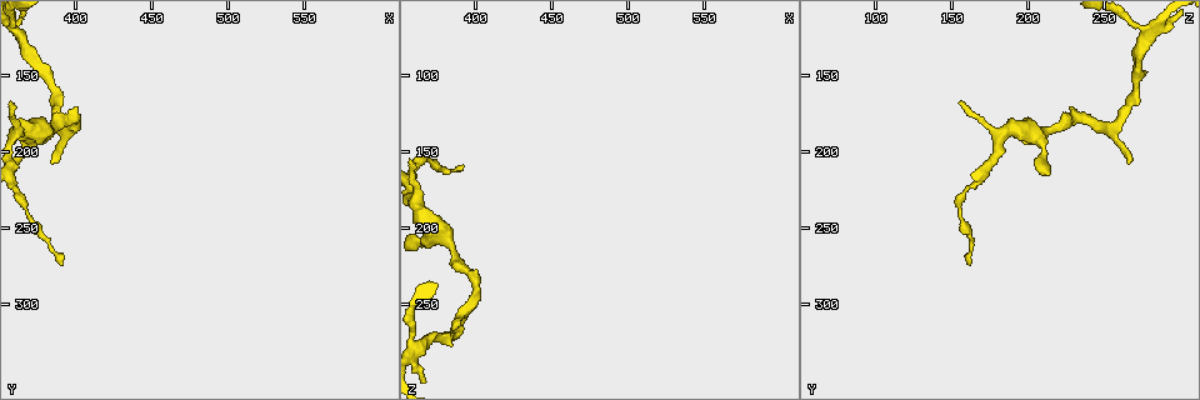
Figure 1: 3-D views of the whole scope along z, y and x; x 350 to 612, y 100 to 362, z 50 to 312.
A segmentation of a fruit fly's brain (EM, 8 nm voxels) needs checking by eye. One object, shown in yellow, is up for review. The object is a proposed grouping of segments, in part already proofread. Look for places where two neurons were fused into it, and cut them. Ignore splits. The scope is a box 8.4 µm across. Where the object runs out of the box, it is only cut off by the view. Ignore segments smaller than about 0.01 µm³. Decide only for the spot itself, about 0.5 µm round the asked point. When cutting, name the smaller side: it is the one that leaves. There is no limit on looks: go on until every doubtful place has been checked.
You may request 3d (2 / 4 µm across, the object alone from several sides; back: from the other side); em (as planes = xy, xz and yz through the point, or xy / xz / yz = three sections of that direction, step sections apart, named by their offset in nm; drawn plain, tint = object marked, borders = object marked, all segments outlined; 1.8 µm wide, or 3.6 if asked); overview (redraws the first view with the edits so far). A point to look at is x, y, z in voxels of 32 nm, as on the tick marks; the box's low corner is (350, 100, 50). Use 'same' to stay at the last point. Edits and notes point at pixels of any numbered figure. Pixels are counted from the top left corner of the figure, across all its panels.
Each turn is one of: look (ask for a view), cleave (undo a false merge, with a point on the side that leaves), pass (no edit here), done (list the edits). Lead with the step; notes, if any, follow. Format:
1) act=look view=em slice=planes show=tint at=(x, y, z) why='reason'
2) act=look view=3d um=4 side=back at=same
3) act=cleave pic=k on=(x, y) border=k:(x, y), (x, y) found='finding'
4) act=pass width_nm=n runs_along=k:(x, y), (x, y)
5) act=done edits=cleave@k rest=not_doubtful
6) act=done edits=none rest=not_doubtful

act=look view=em slice=planes show=tint at=(396, 184, 252) why='arms part here'

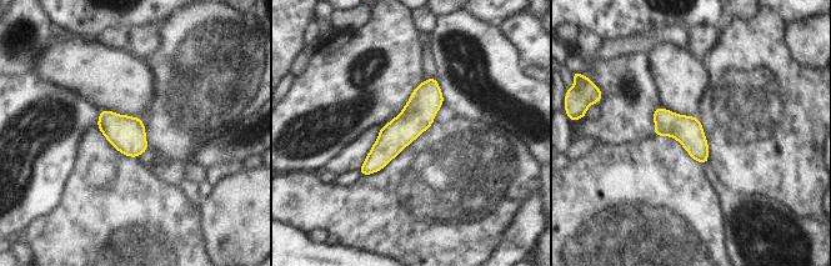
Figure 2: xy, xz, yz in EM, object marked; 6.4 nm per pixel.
act=pass found='one neuron here'

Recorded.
act=look view=em slice=xy step=4 show=tint at=(366, 242, 154) why='thick turns thin'

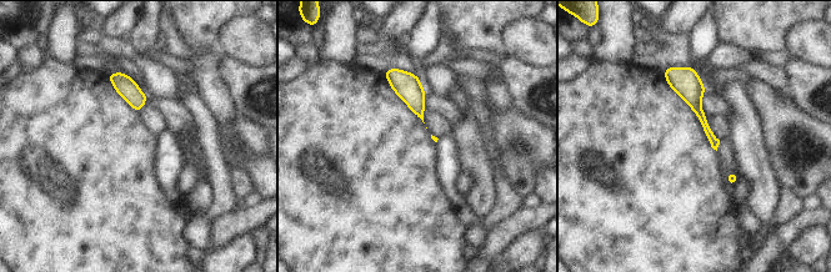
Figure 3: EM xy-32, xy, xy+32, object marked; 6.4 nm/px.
act=look view=em slice=planes show=tint at=same why='cut it another way'

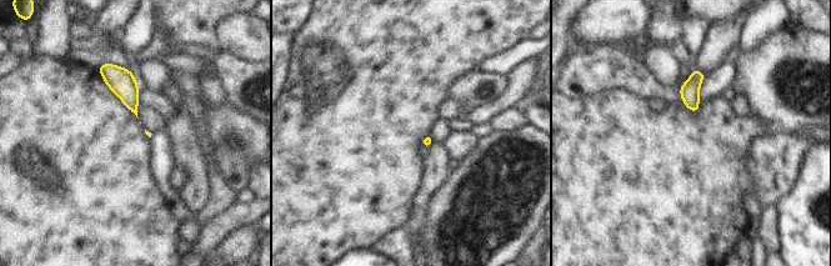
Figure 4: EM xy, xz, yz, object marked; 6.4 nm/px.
act=pass width_nm=20 found='one neuron here'

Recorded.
act=look view=em slice=xz step=4 show=tint at=(374, 186, 202) why='calibre changes'

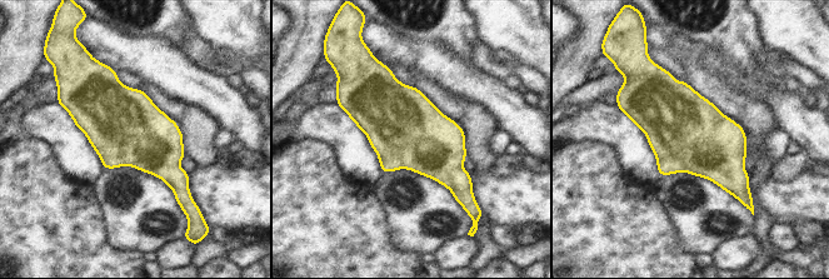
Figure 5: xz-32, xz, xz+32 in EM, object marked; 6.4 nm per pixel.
act=look view=em slice=planes show=tint at=same

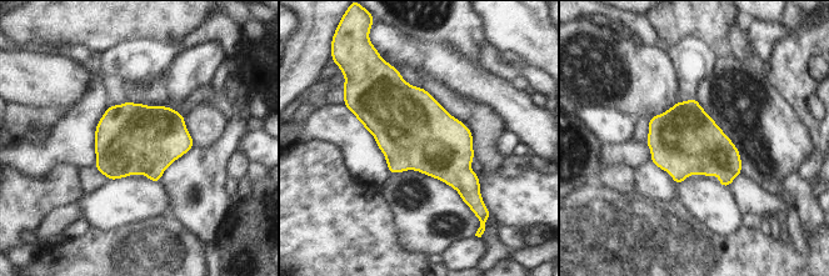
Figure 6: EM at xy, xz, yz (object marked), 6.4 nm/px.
act=pass width_nm=440 found='all the same neuron'

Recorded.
act=done edits=none rest=not_doubtful

